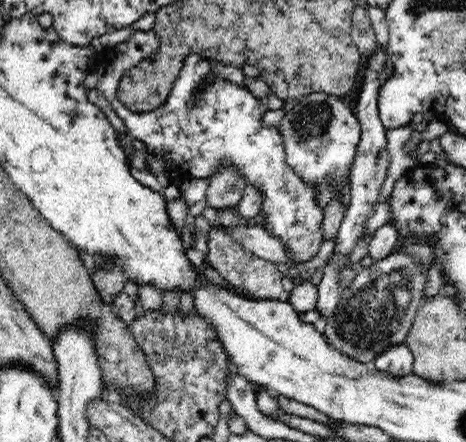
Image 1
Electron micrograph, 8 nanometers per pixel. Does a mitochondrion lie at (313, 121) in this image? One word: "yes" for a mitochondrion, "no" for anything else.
yes

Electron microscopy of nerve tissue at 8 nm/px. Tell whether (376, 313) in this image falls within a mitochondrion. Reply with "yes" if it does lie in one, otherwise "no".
yes

